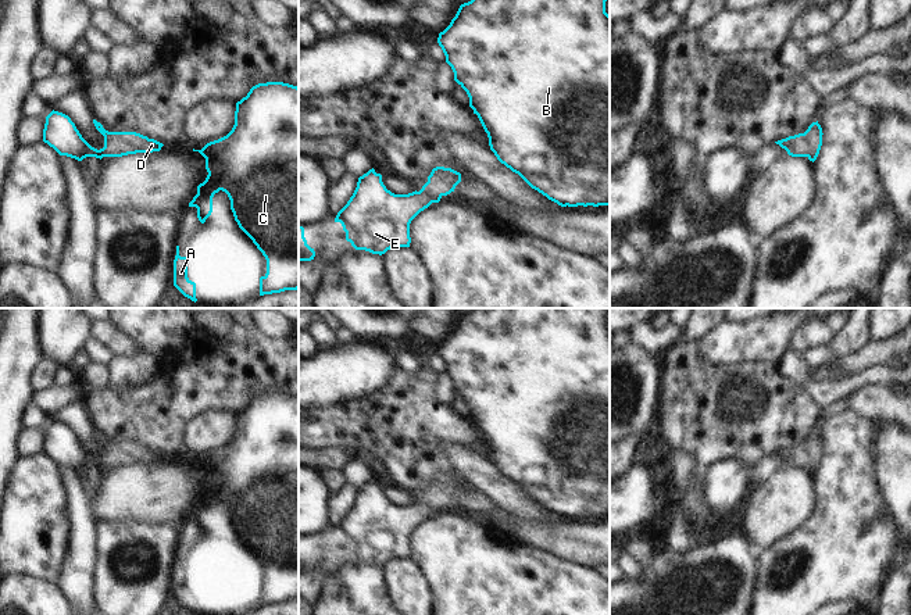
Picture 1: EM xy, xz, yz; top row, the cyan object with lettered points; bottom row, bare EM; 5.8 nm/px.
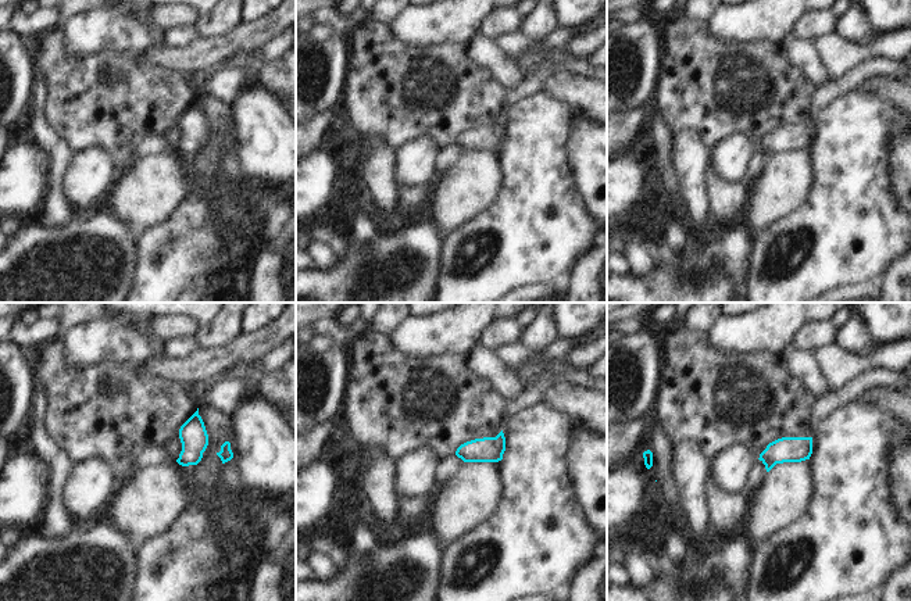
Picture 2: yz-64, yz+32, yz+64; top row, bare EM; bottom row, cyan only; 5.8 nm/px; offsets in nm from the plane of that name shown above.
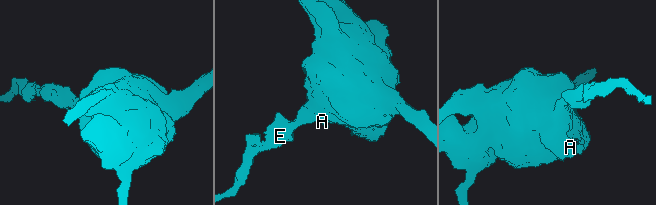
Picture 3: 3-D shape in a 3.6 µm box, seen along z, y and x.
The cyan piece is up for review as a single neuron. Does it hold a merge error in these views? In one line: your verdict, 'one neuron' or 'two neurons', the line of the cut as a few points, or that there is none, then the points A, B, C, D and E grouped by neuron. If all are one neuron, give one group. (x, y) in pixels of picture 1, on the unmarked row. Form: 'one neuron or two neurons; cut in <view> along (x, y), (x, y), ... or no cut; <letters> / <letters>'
one neuron; no cut; A B C D E

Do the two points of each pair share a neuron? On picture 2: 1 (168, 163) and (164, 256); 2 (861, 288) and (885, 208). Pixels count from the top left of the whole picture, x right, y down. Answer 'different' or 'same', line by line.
1: different
2: different

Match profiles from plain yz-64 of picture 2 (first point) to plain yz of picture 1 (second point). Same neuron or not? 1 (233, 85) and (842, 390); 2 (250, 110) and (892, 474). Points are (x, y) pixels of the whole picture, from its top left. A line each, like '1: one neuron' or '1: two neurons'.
1: two neurons
2: one neuron

